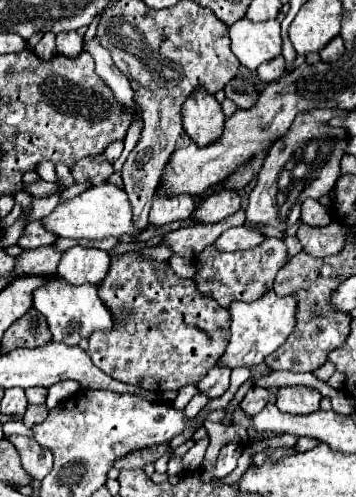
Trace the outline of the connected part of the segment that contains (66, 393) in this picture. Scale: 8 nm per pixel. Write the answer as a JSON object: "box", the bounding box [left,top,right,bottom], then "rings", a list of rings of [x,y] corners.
{"box":[46,380,81,410],"rings":[[[71,380],[59,382],[56,385],[51,386],[48,389],[48,395],[46,398],[46,406],[50,410],[66,399],[73,397],[72,395],[78,393],[81,388],[75,388],[75,382]]]}

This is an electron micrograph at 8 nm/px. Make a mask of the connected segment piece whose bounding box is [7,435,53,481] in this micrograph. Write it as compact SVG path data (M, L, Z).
M9 435L7 437L17 453L21 455L21 467L33 481L41 481L53 467L53 455L49 449L35 443L35 439L21 437L21 435Z

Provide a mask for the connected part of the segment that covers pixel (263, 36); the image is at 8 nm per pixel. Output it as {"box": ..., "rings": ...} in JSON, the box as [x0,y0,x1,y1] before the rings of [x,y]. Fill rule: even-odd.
{"box":[229,17,281,71],"rings":[[[243,17],[229,27],[229,37],[231,51],[239,57],[241,65],[251,71],[281,55],[281,33],[277,19],[253,23]]]}

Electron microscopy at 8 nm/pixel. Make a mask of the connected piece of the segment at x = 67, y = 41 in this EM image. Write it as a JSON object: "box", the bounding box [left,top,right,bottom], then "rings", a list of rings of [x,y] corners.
{"box":[55,31,83,57],"rings":[[[61,31],[55,35],[57,51],[65,57],[77,57],[83,51],[83,37],[77,31]]]}

